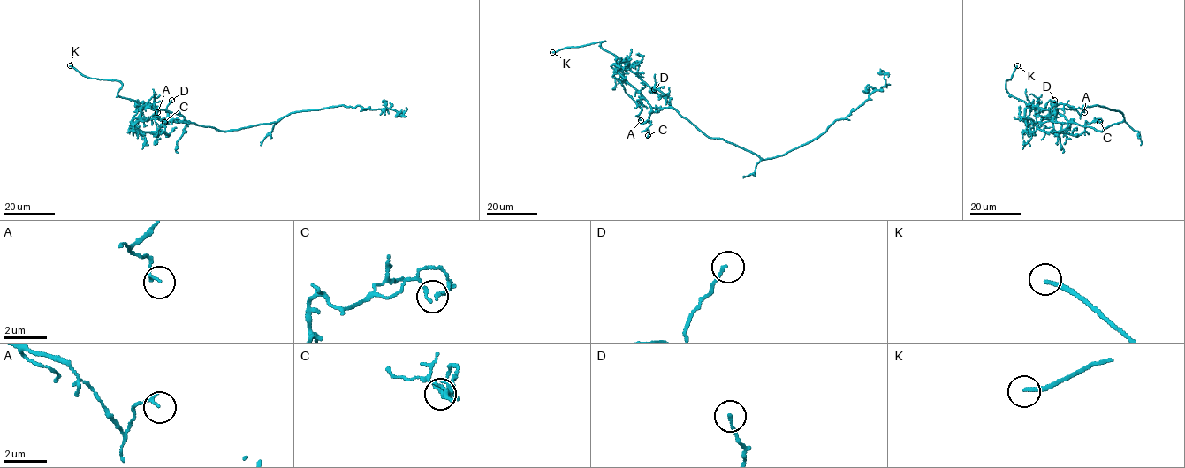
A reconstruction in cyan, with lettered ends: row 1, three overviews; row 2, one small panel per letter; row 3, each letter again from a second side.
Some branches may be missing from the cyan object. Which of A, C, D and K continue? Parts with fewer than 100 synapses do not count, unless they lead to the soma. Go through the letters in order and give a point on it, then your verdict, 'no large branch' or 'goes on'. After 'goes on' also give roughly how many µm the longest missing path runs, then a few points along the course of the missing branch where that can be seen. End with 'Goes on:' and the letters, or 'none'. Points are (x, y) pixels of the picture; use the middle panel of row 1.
A: place (641, 120); no large branch
C: place (648, 135); no large branch
D: place (654, 89); no large branch
K: place (552, 52); goes on; missing 20 µm; course (552, 52), (548, 53), (543, 47), (559, 37)
Goes on: K

